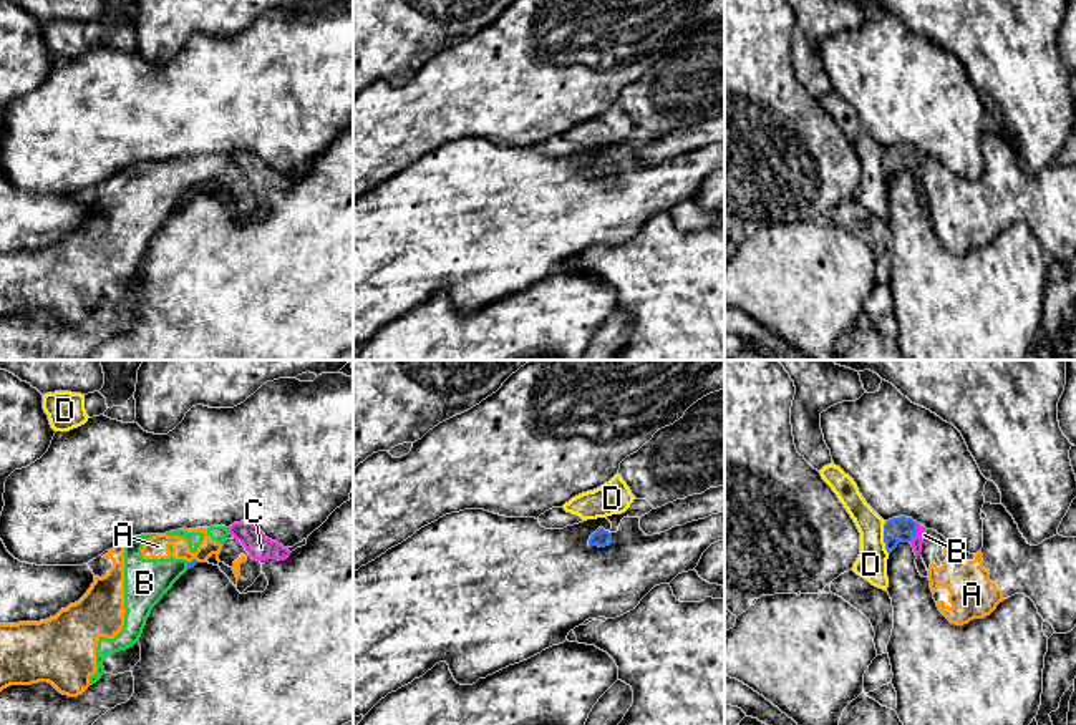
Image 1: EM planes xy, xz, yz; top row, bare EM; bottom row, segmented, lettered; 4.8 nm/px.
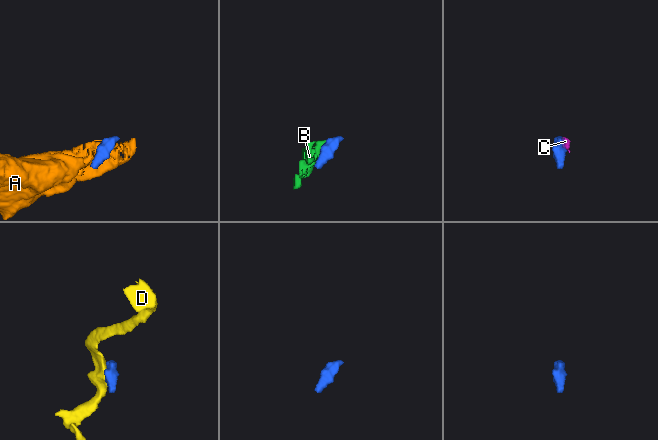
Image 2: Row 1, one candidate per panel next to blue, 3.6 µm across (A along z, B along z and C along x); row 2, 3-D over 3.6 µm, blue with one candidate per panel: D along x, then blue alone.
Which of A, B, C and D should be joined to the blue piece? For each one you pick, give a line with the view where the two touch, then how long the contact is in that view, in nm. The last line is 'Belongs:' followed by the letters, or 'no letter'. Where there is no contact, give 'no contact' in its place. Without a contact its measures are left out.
C: yz | 100 nm
Belongs: C

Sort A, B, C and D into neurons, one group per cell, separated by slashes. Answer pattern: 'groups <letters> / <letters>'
groups A B / C / D

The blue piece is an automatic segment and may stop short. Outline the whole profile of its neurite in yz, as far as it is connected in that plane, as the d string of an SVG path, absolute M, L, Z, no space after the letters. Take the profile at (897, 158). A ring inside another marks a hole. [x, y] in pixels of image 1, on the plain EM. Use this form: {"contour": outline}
{"contour": "M899 144L885 149L884 153L884 171L890 182L899 171L910 171L915 184L922 181L922 163L925 154L918 153L912 146Z"}

